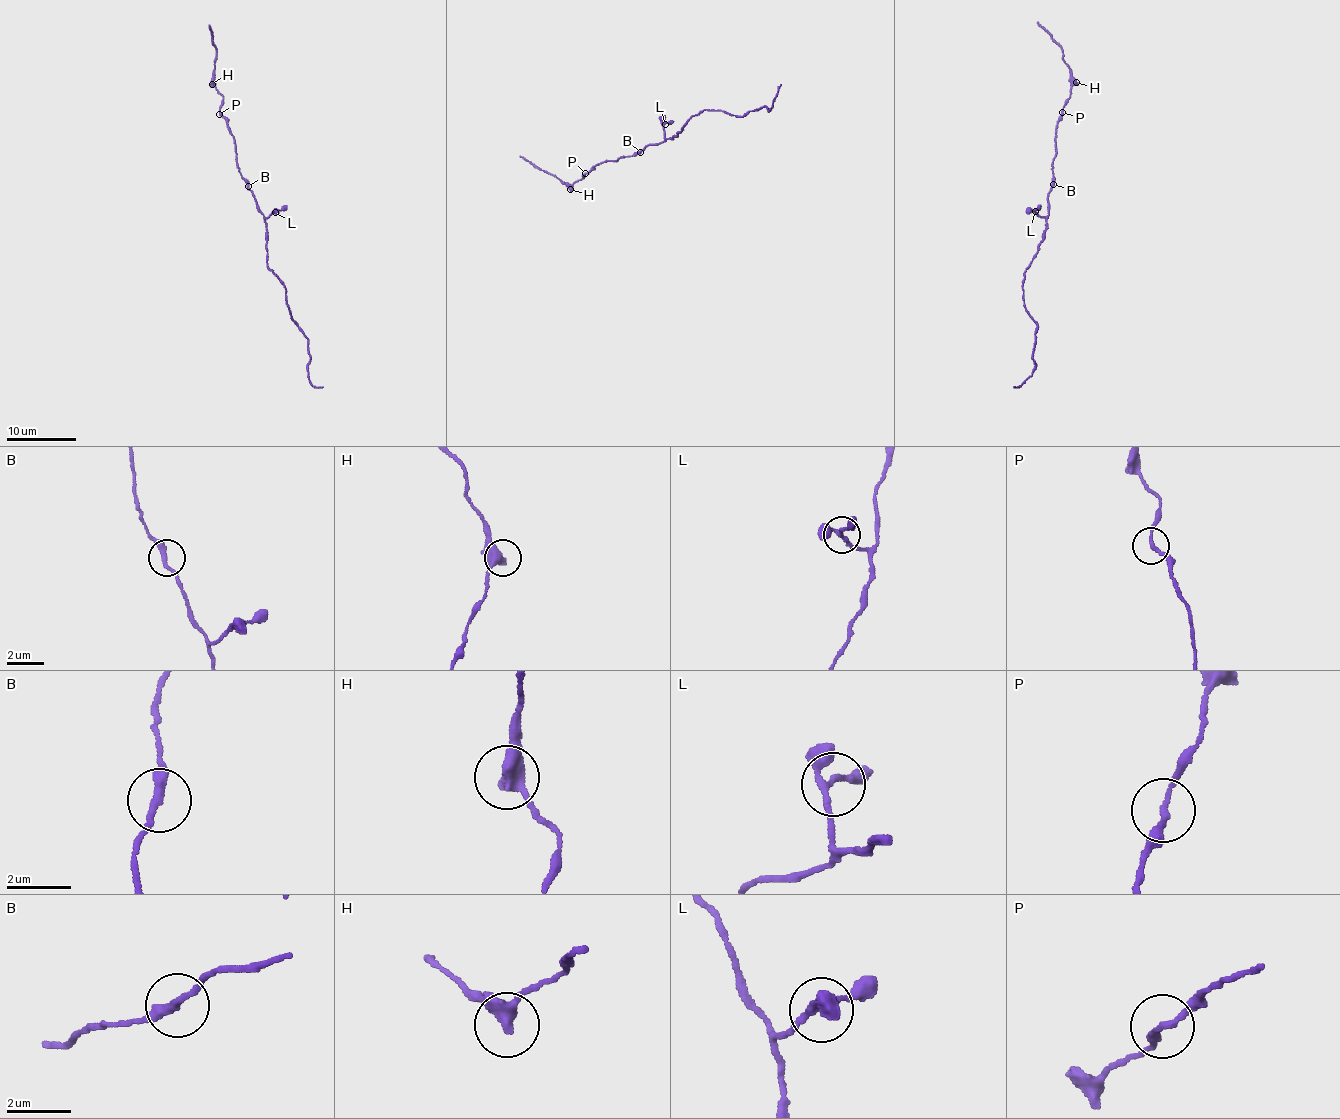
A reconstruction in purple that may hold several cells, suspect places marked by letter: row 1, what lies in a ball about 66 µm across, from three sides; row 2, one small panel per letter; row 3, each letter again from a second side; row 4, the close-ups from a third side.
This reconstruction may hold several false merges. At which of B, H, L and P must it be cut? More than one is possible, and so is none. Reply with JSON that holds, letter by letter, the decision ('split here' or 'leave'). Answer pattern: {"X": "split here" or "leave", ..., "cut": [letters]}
{"B": "leave", "H": "leave", "L": "leave", "P": "leave", "cut": []}

